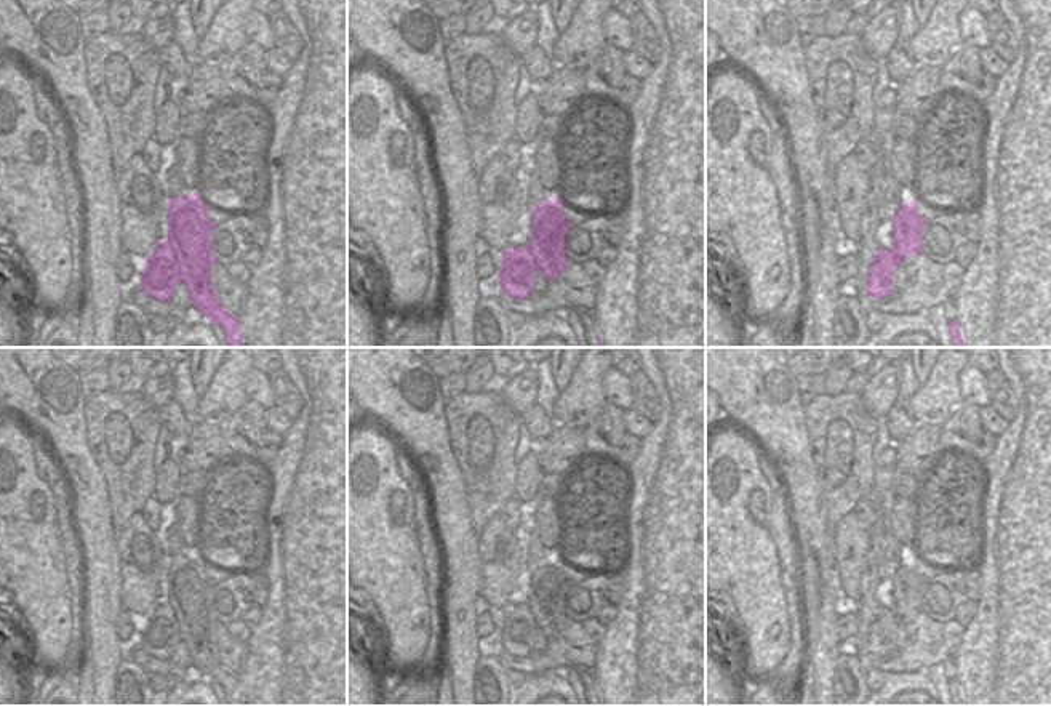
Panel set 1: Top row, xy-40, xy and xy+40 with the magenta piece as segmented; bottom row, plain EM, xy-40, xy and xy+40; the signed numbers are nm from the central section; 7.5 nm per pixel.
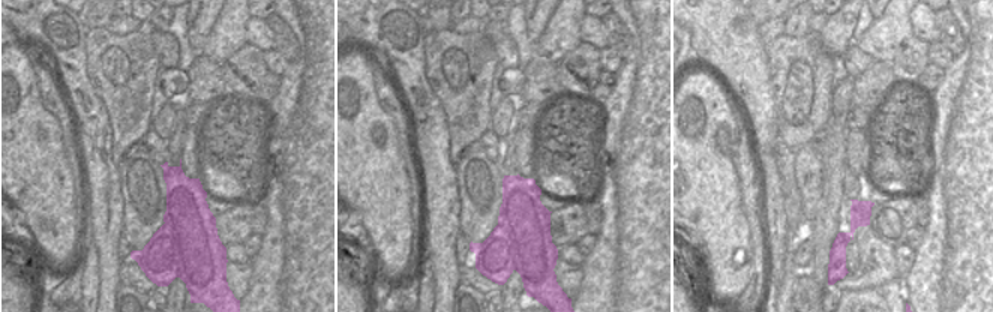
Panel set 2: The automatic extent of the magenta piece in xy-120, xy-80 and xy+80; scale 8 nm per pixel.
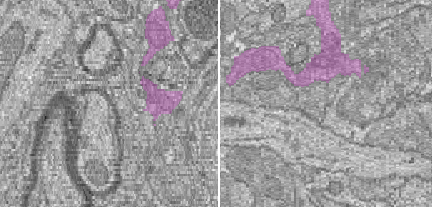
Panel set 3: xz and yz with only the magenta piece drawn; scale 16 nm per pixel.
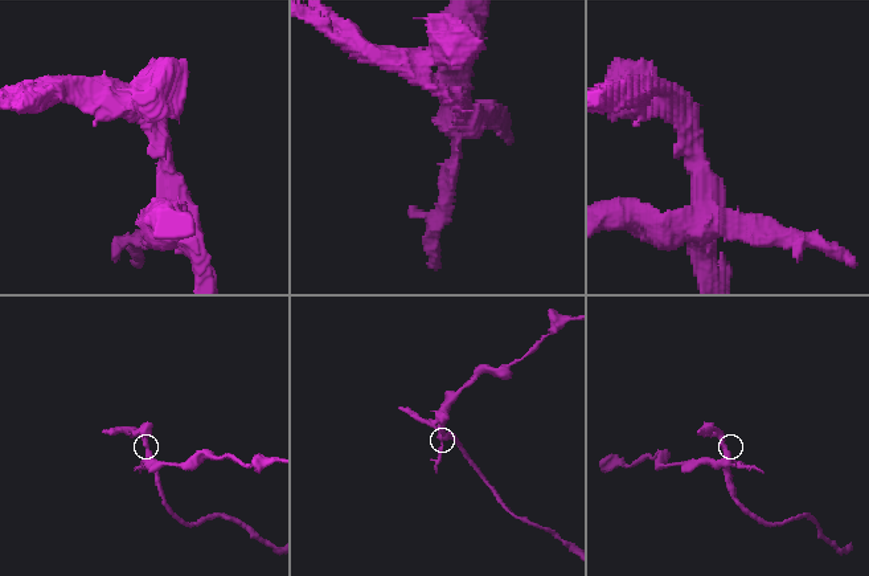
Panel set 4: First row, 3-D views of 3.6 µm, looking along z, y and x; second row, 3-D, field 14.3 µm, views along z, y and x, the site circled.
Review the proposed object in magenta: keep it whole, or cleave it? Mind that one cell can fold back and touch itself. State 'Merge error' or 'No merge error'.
Merge error

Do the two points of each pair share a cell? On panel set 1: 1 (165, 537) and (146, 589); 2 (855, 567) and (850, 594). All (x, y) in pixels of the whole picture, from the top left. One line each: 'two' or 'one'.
1: two
2: one

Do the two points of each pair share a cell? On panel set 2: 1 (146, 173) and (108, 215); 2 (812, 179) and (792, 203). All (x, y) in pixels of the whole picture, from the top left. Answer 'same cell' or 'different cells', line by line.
1: different cells
2: different cells

